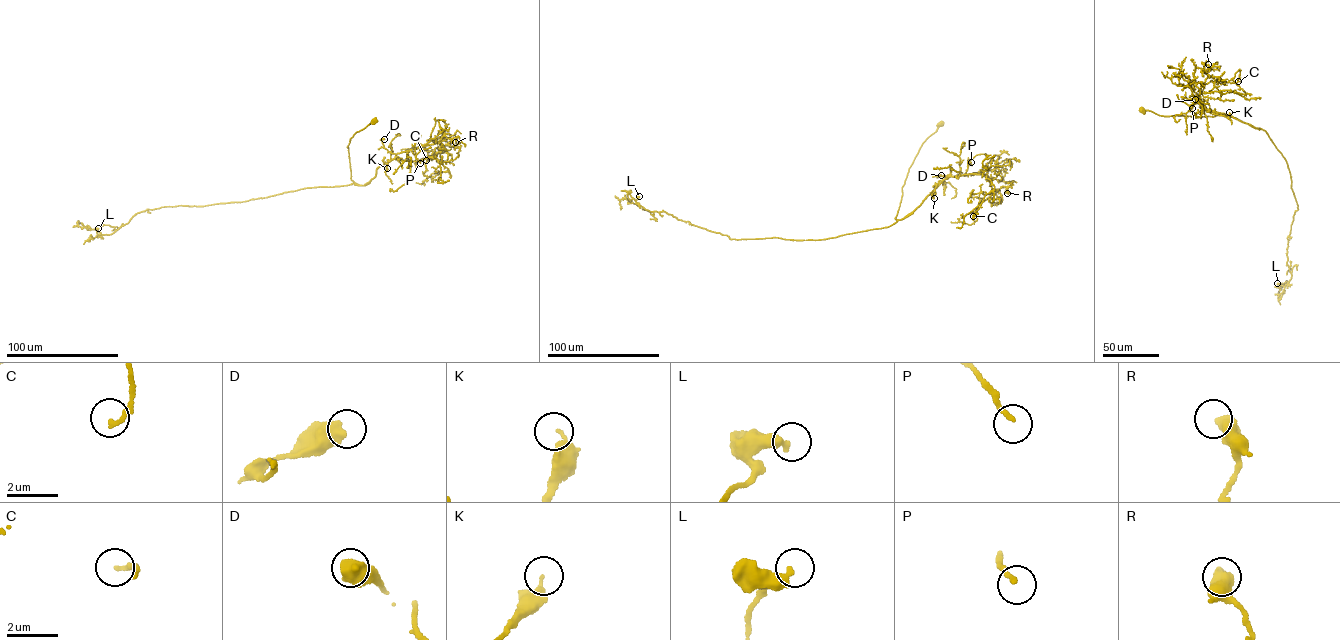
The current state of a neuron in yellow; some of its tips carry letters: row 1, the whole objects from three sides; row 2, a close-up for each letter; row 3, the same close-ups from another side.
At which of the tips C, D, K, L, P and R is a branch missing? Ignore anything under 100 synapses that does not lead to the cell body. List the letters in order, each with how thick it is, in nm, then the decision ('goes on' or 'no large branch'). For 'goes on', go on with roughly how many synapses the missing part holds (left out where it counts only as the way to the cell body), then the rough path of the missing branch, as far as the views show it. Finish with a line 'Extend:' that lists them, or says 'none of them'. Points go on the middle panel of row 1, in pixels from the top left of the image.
C: 190 nm thick; no large branch
D: 550 nm thick; no large branch
K: 200 nm thick; no large branch
L: 400 nm thick; no large branch
P: 170 nm thick; no large branch
R: 500 nm thick; no large branch
Extend: none of them

